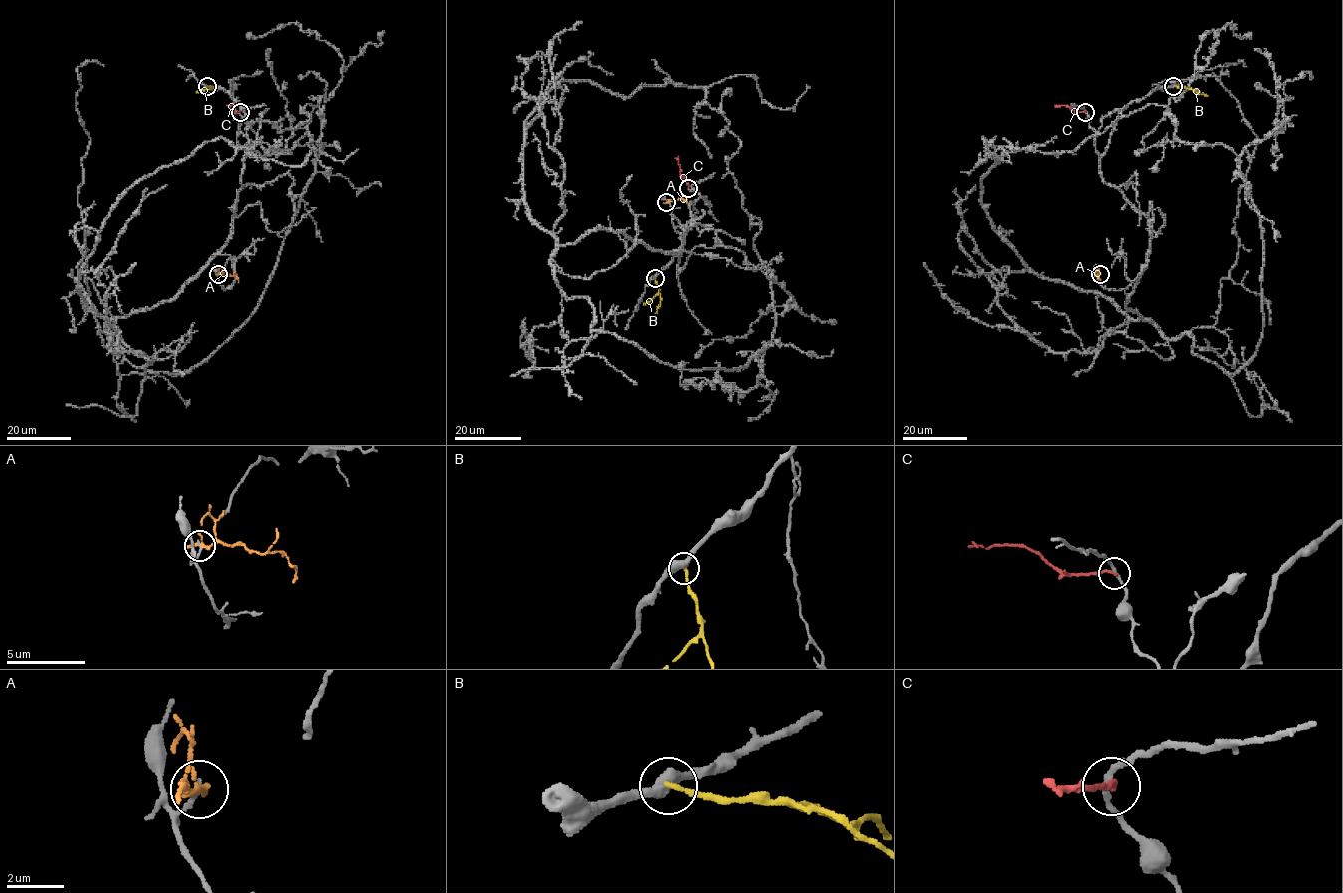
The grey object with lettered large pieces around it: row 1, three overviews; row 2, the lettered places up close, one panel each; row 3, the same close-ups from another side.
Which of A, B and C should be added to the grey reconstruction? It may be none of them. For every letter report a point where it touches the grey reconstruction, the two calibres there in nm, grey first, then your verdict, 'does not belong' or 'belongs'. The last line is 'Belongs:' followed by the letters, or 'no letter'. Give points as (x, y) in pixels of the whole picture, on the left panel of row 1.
A: meets grey at (218, 274); 130 nm thick on the grey side, 300 nm on the other; does not belong
B: meets grey at (207, 86); 440 nm thick on the grey side, 180 nm on the other; does not belong
C: meets grey at (240, 112); 200 nm thick on the grey side, 170 nm on the other; does not belong
Belongs: no letter

